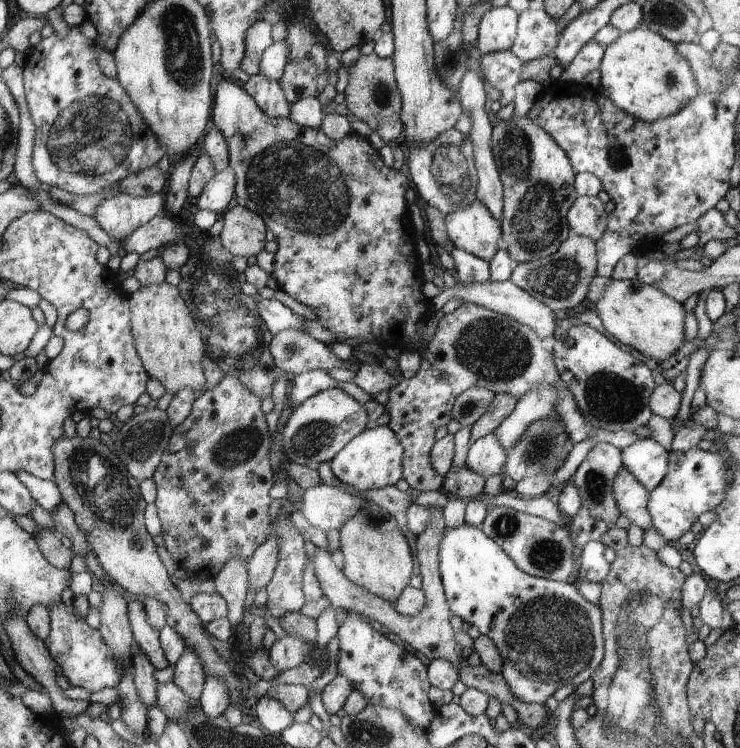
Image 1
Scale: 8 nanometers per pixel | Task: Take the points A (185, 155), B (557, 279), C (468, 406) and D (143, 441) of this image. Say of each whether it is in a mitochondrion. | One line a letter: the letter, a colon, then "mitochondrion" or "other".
A: other
B: mitochondrion
C: mitochondrion
D: mitochondrion

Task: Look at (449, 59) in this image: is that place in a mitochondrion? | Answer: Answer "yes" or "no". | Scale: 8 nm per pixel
yes

